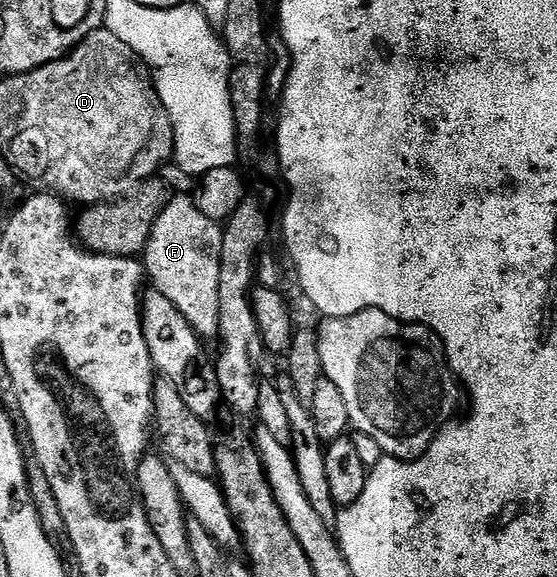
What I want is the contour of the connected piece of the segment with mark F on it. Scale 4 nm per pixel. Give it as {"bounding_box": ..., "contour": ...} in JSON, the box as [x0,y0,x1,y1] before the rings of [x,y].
{"bounding_box":[143,194,223,338],"contour":[[[189,194],[170,195],[163,214],[155,222],[143,253],[143,267],[152,287],[161,292],[187,318],[202,338],[217,336],[219,330],[219,258],[223,228],[203,214]]]}

